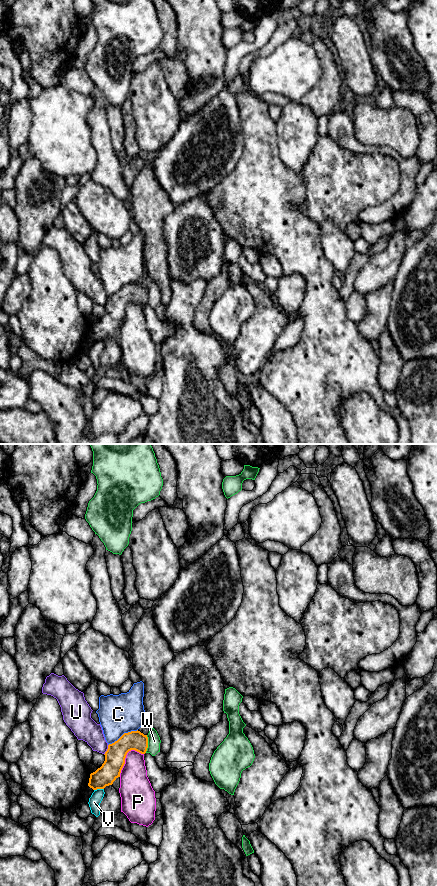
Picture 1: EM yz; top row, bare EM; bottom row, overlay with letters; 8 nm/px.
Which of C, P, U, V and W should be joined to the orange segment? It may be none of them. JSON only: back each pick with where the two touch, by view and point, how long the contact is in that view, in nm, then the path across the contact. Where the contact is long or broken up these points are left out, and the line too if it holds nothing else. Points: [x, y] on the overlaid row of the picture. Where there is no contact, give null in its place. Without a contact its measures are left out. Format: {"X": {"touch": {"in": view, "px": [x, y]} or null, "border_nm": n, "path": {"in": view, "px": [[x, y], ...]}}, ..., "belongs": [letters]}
{"belongs": []}

